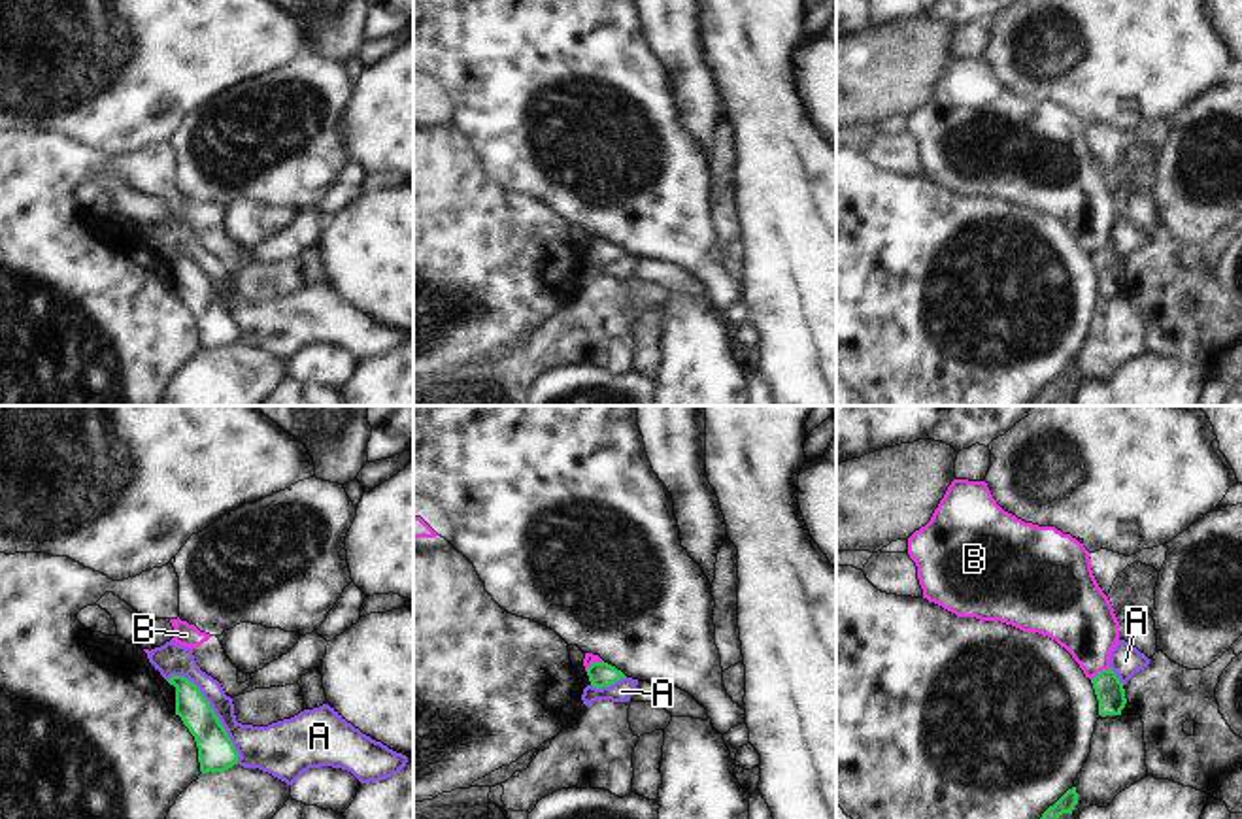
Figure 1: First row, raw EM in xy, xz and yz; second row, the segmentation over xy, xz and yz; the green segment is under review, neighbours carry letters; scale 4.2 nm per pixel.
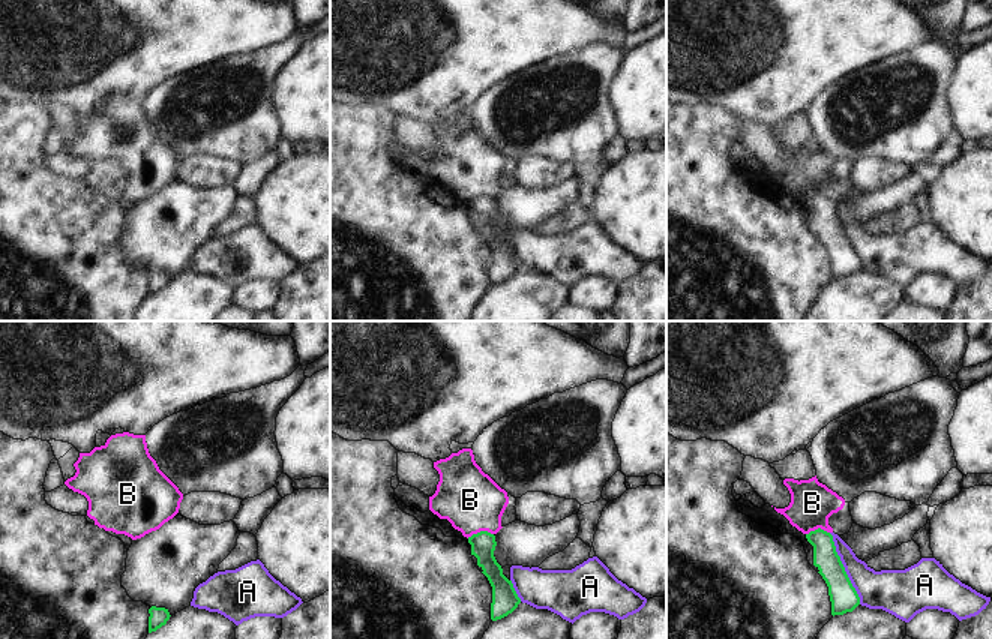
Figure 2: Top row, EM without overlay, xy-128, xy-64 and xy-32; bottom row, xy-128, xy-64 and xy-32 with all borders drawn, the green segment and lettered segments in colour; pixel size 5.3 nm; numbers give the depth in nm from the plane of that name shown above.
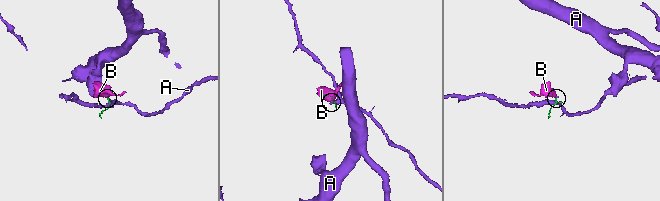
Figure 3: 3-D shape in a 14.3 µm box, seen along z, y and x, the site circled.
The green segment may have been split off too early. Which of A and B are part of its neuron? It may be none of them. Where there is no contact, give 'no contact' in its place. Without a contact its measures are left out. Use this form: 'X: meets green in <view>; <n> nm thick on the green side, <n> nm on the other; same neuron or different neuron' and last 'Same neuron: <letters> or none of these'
A: meets green in xy; 160 nm thick on the green side, 180 nm on the other; different neuron
B: meets green in yz; 120 nm thick on the green side, 280 nm on the other; different neuron
Same neuron: none of these

